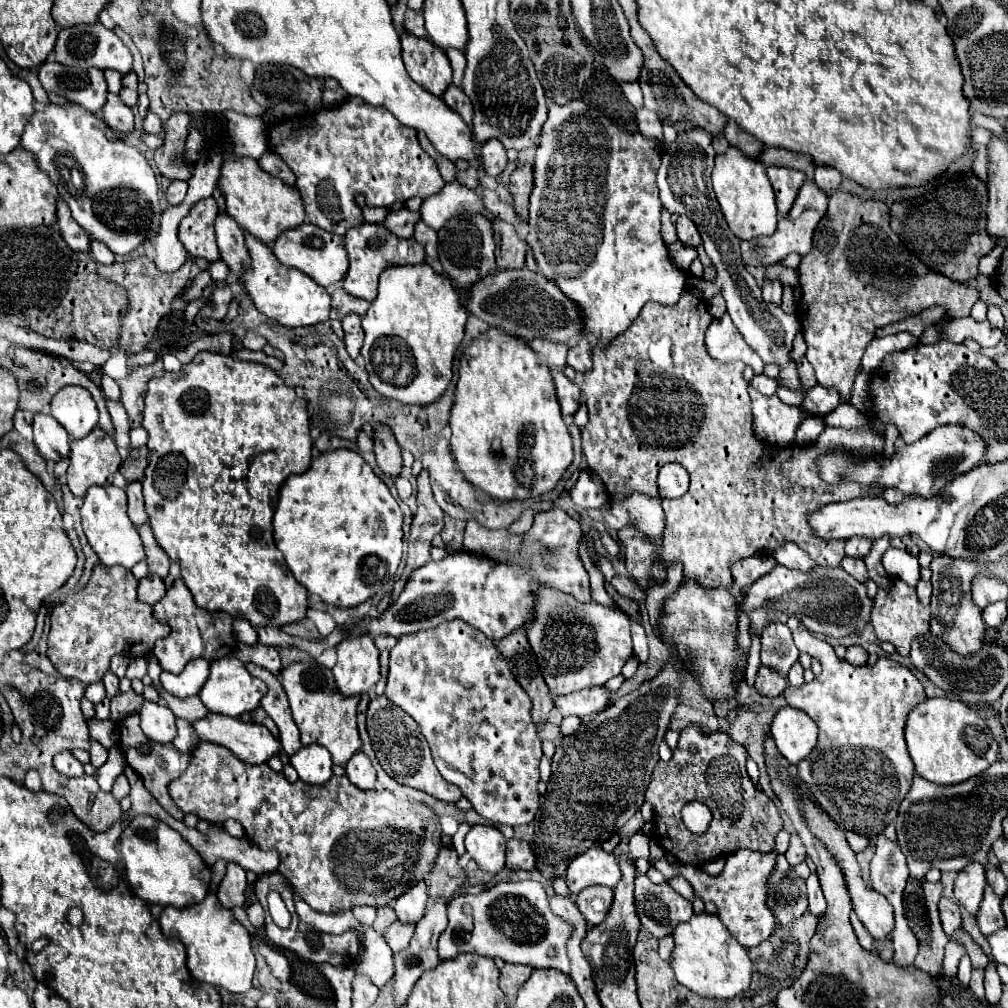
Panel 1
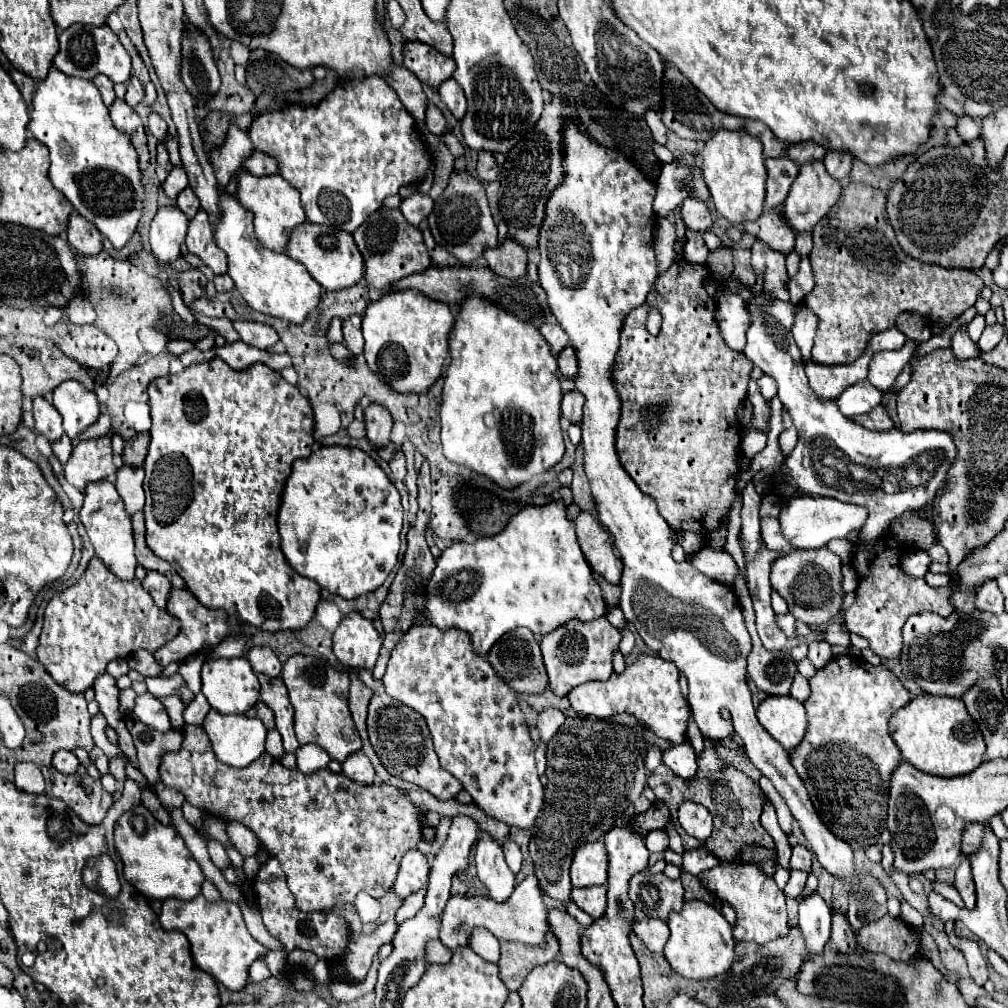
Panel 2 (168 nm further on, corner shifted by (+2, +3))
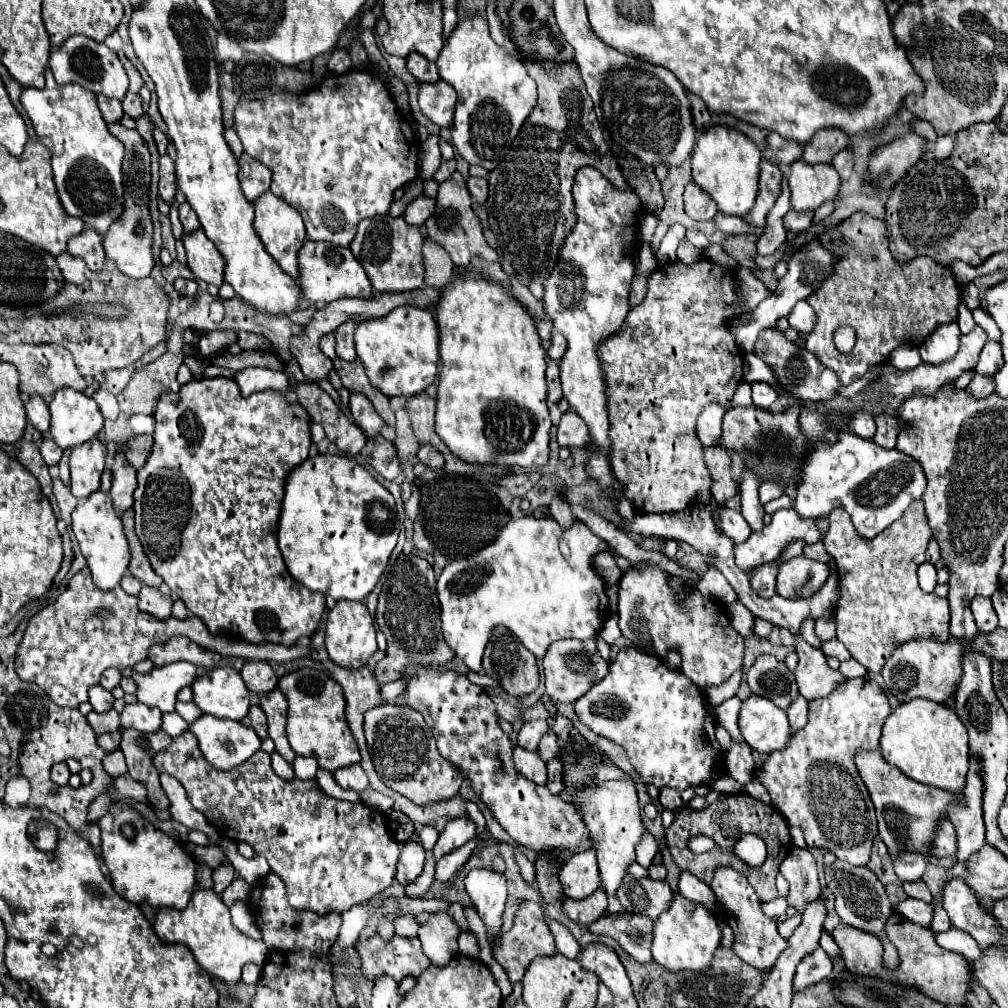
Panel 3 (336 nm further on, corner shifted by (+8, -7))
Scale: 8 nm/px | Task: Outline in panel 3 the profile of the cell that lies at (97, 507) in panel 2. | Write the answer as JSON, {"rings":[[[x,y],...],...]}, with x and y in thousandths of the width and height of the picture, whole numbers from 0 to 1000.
{"rings":[[[97,486],[89,490],[83,498],[79,498],[71,508],[71,526],[79,540],[79,546],[87,558],[87,563],[91,565],[91,575],[99,585],[111,585],[119,579],[123,567],[127,565],[129,558],[129,542],[127,534],[121,526],[121,516],[111,504],[111,496],[105,488]]]}

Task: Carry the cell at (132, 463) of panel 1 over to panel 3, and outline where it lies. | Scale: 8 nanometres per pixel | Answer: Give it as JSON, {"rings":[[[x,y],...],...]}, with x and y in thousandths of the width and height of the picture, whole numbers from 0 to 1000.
{"rings":[[[143,431],[143,433],[133,433],[133,435],[125,440],[123,450],[125,450],[127,458],[129,458],[135,466],[139,466],[139,464],[143,462],[143,458],[145,458],[147,450],[149,450],[149,444],[151,444],[151,433],[147,433],[147,431]]]}

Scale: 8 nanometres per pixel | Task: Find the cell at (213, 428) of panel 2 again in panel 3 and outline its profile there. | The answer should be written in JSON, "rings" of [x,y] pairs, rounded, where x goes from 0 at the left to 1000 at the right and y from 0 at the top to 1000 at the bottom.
{"rings":[[[198,375],[188,377],[179,383],[177,389],[163,389],[157,395],[155,401],[155,427],[153,427],[153,442],[145,456],[145,460],[137,466],[137,484],[133,488],[133,508],[135,508],[135,530],[143,542],[145,552],[149,554],[149,560],[157,571],[163,573],[163,577],[169,581],[171,587],[175,587],[187,605],[196,611],[210,629],[232,629],[244,637],[258,639],[258,637],[270,637],[270,639],[282,639],[290,641],[298,633],[310,631],[317,619],[317,611],[321,607],[321,591],[308,587],[302,579],[294,577],[286,565],[282,563],[282,556],[276,544],[274,536],[274,524],[276,524],[276,510],[278,500],[282,494],[282,478],[286,468],[300,460],[306,454],[308,446],[308,415],[306,409],[296,399],[286,399],[286,395],[276,387],[260,387],[252,389],[248,393],[240,393],[236,381],[230,375]]]}

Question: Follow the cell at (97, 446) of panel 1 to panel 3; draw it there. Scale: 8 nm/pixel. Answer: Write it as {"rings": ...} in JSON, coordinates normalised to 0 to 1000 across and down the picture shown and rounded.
{"rings":[[[97,435],[71,444],[69,486],[75,494],[85,494],[99,484],[99,472],[103,468],[103,458],[105,458],[105,442]]]}

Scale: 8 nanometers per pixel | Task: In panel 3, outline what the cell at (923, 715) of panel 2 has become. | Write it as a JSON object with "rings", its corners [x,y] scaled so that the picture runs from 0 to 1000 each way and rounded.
{"rings":[[[903,694],[893,698],[875,720],[873,746],[879,756],[913,778],[942,786],[956,784],[960,768],[960,728],[952,712],[937,698],[925,694]]]}

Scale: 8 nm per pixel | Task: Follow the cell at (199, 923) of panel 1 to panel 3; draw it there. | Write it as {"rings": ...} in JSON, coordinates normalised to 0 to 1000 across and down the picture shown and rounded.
{"rings":[[[194,883],[185,903],[159,901],[153,913],[153,925],[159,933],[183,935],[190,942],[198,960],[226,978],[234,978],[238,974],[238,962],[242,956],[254,956],[260,960],[268,948],[262,935],[250,933],[230,921],[226,901],[212,883]]]}

